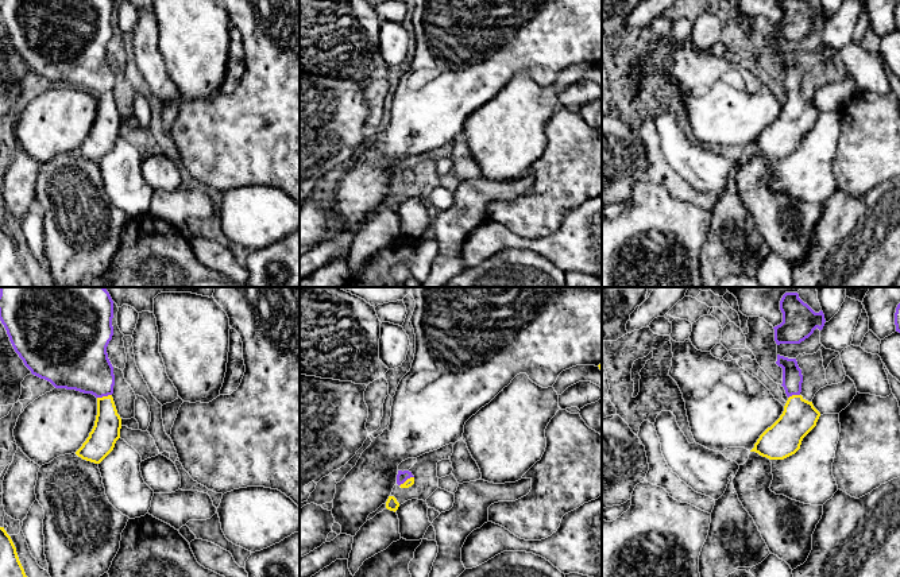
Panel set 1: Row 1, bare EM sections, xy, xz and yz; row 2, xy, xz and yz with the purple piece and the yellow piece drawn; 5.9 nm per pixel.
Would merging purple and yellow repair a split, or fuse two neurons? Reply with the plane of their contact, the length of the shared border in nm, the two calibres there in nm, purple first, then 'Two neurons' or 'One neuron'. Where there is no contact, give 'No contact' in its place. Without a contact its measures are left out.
Touches purple in xy. Shared border 90 nm. Thickness 340 nm (purple) against 160 nm. One neuron

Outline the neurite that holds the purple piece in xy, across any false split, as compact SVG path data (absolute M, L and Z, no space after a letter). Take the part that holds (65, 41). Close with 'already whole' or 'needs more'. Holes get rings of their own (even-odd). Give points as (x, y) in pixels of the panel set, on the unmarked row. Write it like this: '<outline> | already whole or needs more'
M0 0L0 19L32 73L97 96L94 124L76 150L94 162L113 148L121 127L107 51L112 16L113 0Z | needs more

